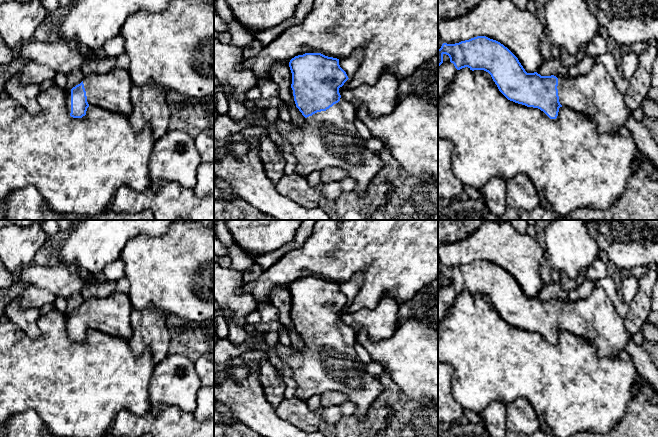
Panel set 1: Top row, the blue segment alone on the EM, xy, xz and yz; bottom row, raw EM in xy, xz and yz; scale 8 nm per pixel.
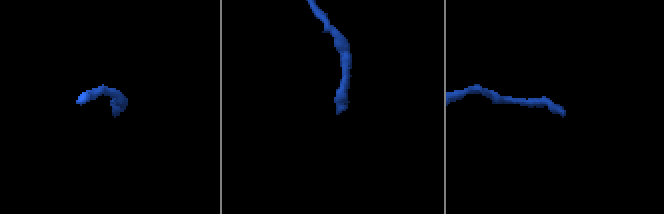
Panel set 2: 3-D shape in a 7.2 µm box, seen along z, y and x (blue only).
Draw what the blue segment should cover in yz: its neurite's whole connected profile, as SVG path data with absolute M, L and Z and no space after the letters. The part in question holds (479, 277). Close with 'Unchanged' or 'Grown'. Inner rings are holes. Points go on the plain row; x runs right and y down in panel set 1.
M477 260L455 268L443 267L438 273L438 290L443 287L443 279L450 282L457 294L468 291L470 294L488 296L499 315L510 325L527 331L538 332L550 343L556 343L559 332L569 331L587 339L597 350L599 357L614 357L626 346L632 335L627 331L624 319L616 312L612 300L604 289L594 287L592 293L577 301L541 300L537 296L527 297L518 282L503 268L486 260Z. Grown

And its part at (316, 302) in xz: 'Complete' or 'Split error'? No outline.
Split error

